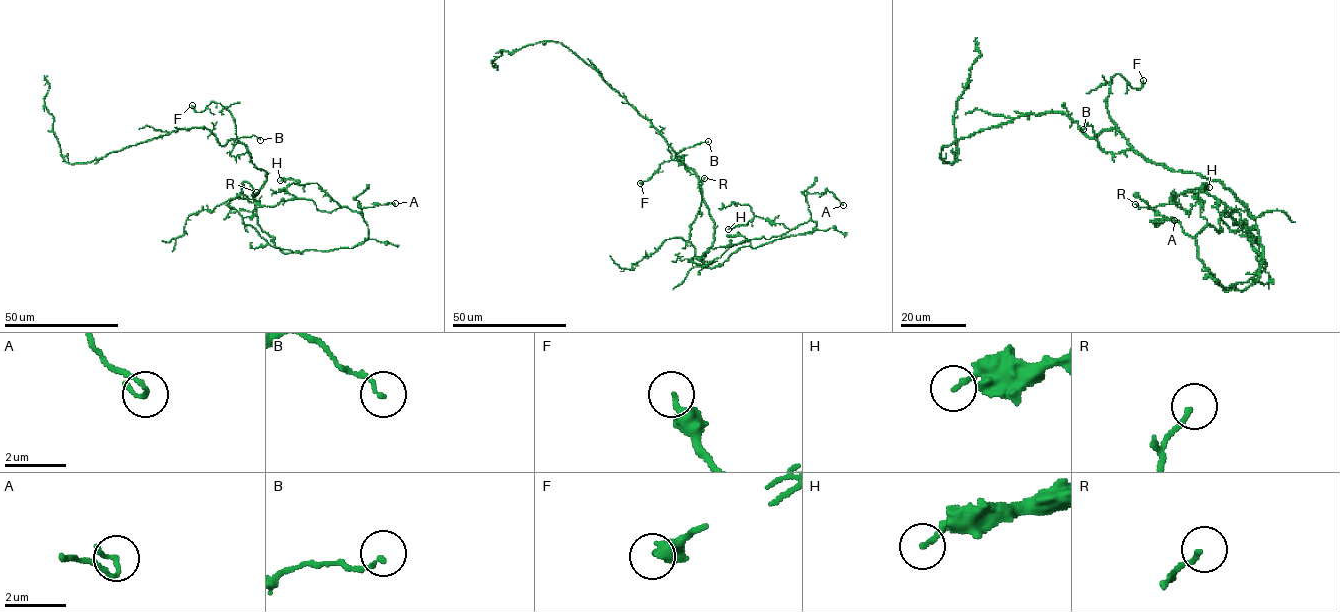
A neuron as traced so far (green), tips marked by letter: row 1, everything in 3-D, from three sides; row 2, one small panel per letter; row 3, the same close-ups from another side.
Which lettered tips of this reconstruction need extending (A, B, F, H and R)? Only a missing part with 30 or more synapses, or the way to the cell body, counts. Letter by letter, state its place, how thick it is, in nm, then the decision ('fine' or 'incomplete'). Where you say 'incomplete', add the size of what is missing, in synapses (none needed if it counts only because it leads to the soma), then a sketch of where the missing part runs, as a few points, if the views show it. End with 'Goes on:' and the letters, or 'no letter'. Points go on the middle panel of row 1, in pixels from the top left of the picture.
A: place (843, 205); calibre 170 nm; fine
B: place (708, 141); calibre 120 nm; fine
F: place (640, 183); calibre 320 nm; fine
H: place (728, 229); calibre 160 nm; fine
R: place (704, 178); calibre 130 nm; fine
Goes on: no letter

